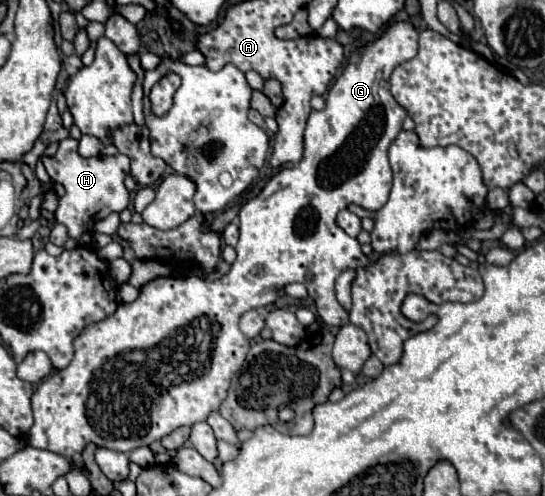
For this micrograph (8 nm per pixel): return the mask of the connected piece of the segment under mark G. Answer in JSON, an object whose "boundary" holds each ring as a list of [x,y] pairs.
{"boundary":[[[392,23],[386,33],[376,39],[372,45],[364,47],[364,49],[356,49],[346,65],[346,69],[342,71],[342,75],[334,81],[334,85],[330,87],[328,95],[326,95],[326,109],[316,113],[312,111],[308,123],[306,123],[306,131],[304,131],[304,157],[302,161],[296,165],[296,167],[282,168],[280,173],[276,177],[272,177],[266,187],[262,189],[262,193],[258,197],[254,197],[252,201],[248,201],[240,213],[238,213],[238,219],[240,219],[240,239],[238,239],[238,245],[236,245],[236,261],[232,263],[230,271],[216,279],[216,281],[204,281],[200,279],[198,275],[188,275],[188,277],[158,277],[150,283],[146,283],[142,289],[140,289],[140,297],[132,303],[122,303],[114,315],[106,317],[104,321],[98,321],[90,327],[86,327],[74,341],[74,359],[72,363],[62,369],[62,371],[56,371],[54,375],[46,377],[44,381],[40,381],[40,385],[36,387],[34,395],[32,395],[32,409],[34,409],[34,425],[26,437],[26,443],[36,447],[36,449],[46,449],[46,451],[54,451],[58,455],[64,455],[68,459],[78,459],[78,455],[82,453],[82,449],[88,445],[88,443],[94,443],[98,447],[106,447],[106,449],[112,449],[112,451],[120,451],[120,453],[130,453],[138,447],[144,447],[144,445],[150,445],[152,441],[158,441],[162,437],[166,437],[168,433],[172,433],[174,429],[182,427],[182,425],[194,425],[198,421],[206,421],[208,413],[210,411],[218,411],[220,403],[226,399],[226,391],[230,387],[230,381],[234,377],[234,373],[242,367],[246,355],[248,355],[248,349],[250,349],[250,343],[246,339],[246,335],[242,335],[242,331],[238,329],[238,321],[240,317],[246,313],[246,311],[252,311],[252,309],[258,309],[258,307],[266,307],[270,303],[274,303],[278,299],[278,291],[290,283],[302,283],[306,289],[308,289],[308,295],[314,299],[316,303],[316,311],[320,315],[320,319],[330,325],[330,327],[344,327],[348,325],[348,313],[342,309],[342,305],[338,303],[336,299],[336,293],[334,293],[334,283],[336,283],[336,277],[346,271],[346,269],[356,269],[356,267],[364,267],[370,263],[370,259],[362,253],[360,249],[360,243],[358,239],[354,237],[348,237],[348,233],[342,233],[342,229],[336,225],[336,215],[346,209],[350,203],[356,203],[368,211],[378,211],[386,199],[388,199],[388,193],[390,193],[390,187],[392,187],[392,169],[390,169],[390,163],[388,163],[388,147],[390,143],[396,139],[396,135],[400,133],[402,129],[402,121],[404,117],[408,115],[404,107],[400,107],[396,103],[396,99],[392,97],[390,93],[390,75],[392,71],[412,59],[414,55],[418,53],[418,31],[410,25],[410,23]]]}

